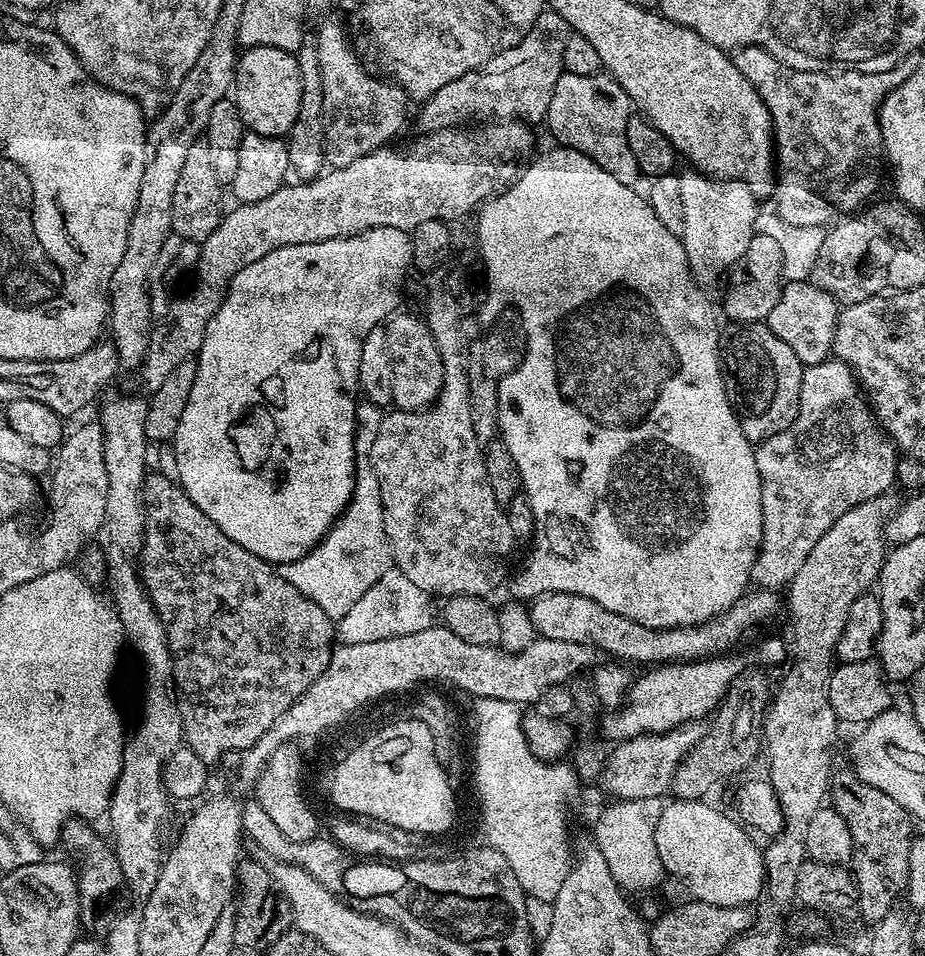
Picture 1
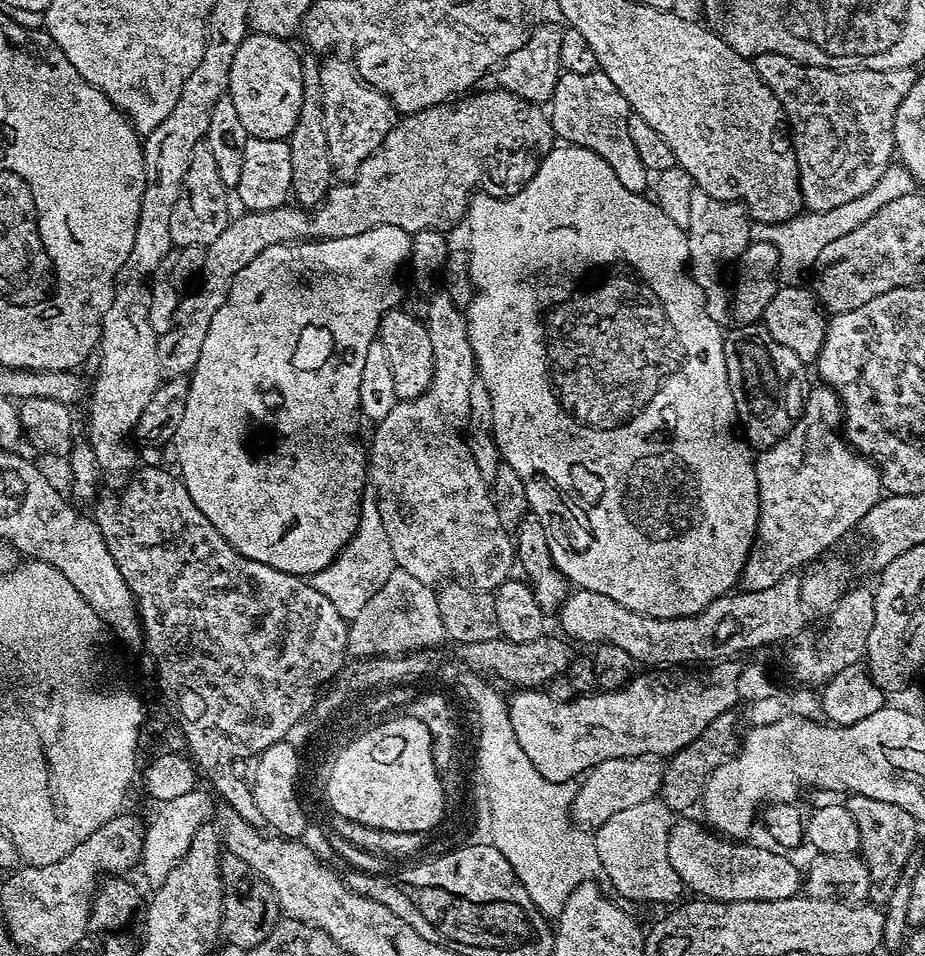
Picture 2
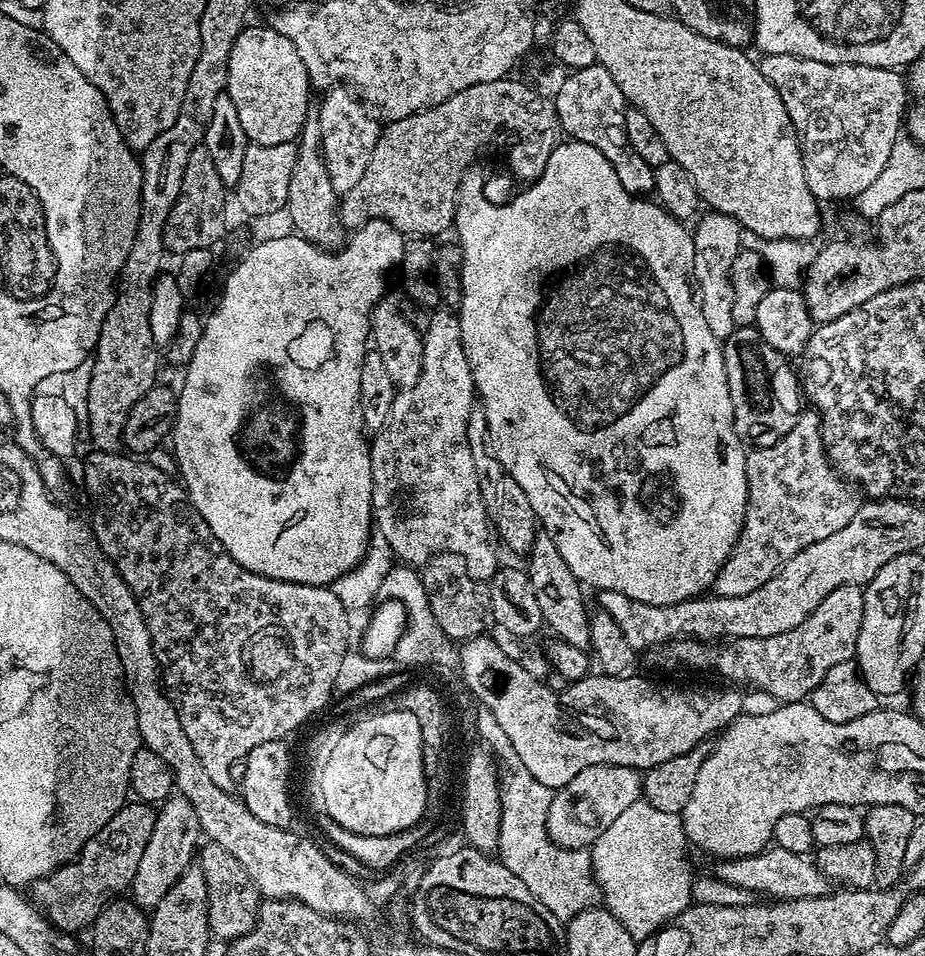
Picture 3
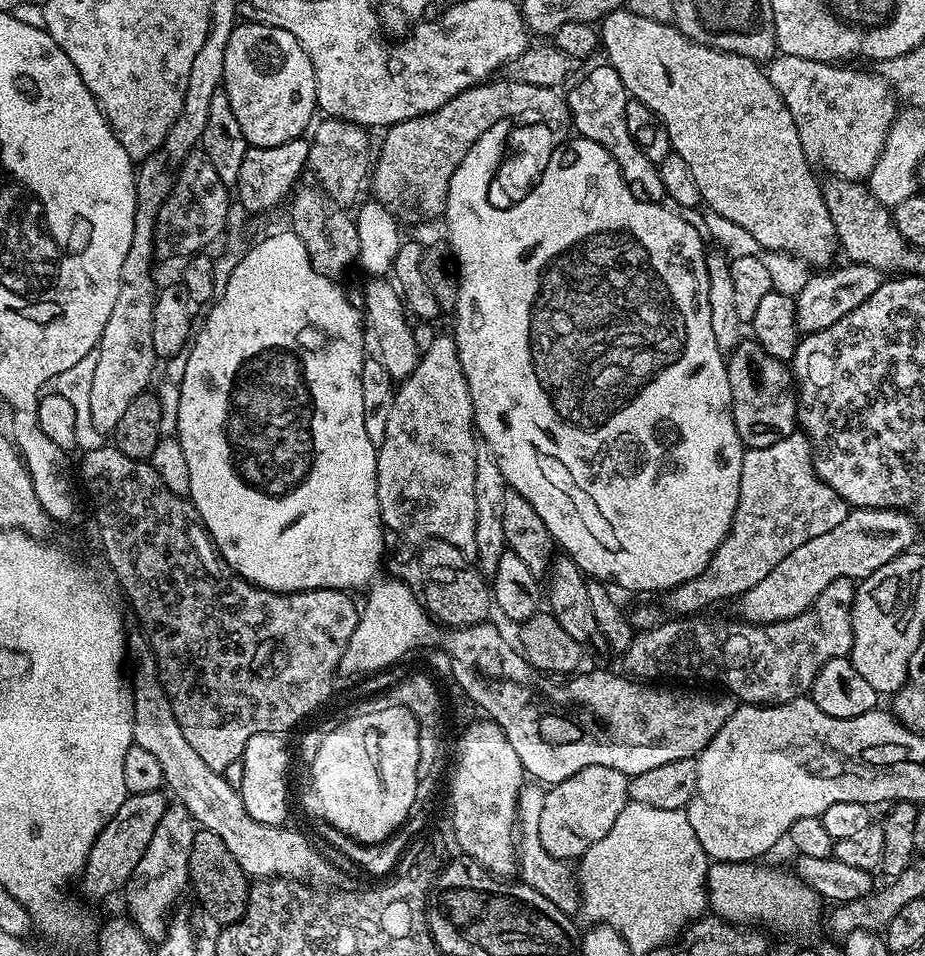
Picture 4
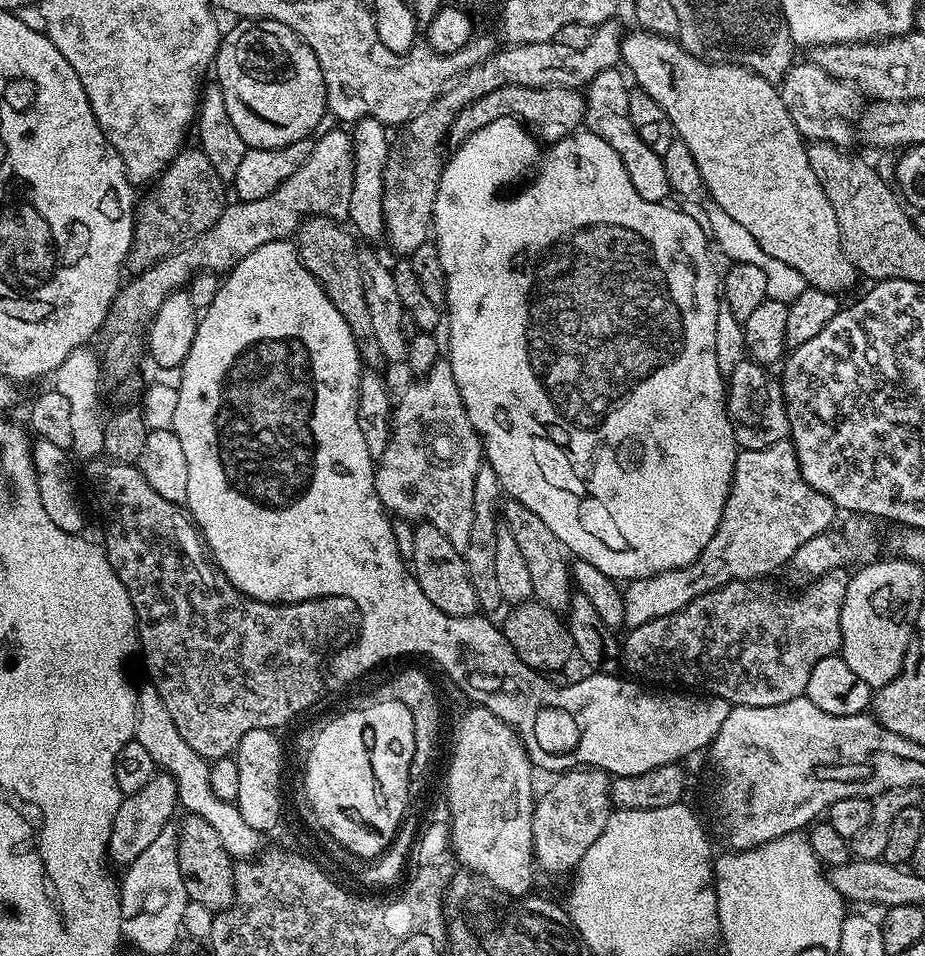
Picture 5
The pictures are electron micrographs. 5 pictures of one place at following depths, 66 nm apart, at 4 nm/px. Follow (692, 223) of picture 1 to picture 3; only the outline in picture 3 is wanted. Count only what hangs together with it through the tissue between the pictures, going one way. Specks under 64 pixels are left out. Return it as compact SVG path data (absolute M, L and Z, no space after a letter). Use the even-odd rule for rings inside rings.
M711 210L705 211L695 221L692 232L692 241L694 242L692 278L698 293L702 318L706 318L706 326L710 326L710 334L714 334L714 338L718 338L722 342L738 327L734 322L732 267L734 258L738 258L738 254L742 250L741 233L741 226L733 216Z

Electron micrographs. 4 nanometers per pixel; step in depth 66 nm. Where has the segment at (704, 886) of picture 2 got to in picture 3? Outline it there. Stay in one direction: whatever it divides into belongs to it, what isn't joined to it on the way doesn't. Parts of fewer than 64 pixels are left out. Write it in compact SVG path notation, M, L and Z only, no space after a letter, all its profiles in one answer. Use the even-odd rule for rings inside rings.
M769 846L763 852L738 858L737 860L721 860L715 865L714 876L718 880L745 888L752 894L765 892L765 897L777 901L797 900L811 896L827 896L830 891L830 880L823 870L816 865L811 855L794 854L779 846Z

